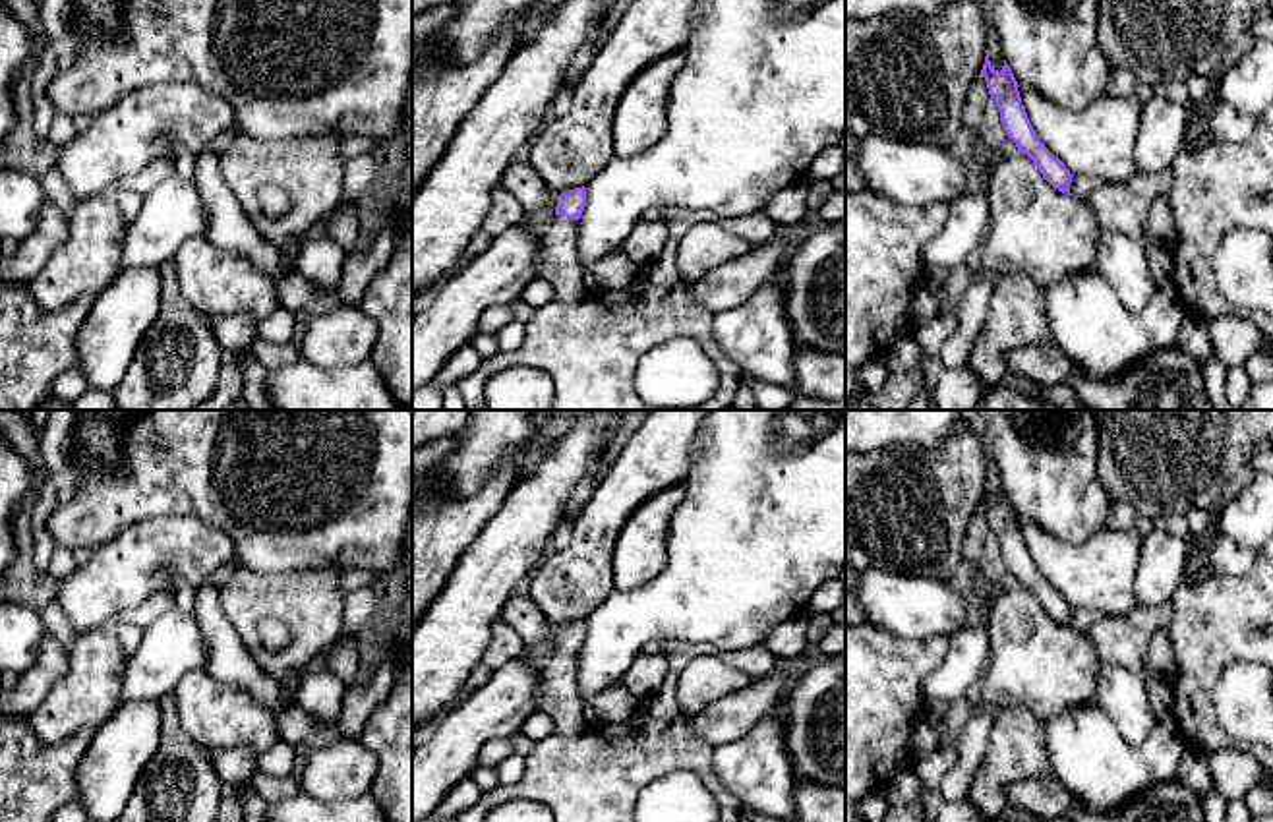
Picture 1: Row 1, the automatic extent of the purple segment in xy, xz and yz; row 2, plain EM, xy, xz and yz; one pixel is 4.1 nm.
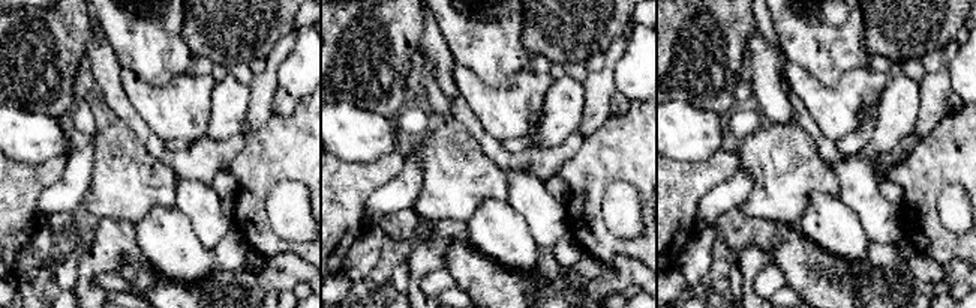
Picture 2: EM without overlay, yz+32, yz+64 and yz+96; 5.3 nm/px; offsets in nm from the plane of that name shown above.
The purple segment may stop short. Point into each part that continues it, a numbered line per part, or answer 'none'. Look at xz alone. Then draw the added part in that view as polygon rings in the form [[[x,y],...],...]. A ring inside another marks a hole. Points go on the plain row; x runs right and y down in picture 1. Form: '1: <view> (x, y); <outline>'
1: xz (558, 697); [[[555,650],[540,669],[542,683],[536,712],[548,714],[561,735],[580,735],[586,729],[584,702],[577,689],[577,654]]]

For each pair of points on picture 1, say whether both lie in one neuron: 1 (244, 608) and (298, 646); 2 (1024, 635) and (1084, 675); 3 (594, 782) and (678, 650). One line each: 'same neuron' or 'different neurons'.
1: same neuron
2: same neuron
3: same neuron

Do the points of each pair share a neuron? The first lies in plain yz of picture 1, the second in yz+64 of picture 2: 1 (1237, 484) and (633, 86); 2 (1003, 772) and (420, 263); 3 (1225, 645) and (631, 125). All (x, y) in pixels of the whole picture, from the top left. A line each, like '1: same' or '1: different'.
1: different
2: same
3: same

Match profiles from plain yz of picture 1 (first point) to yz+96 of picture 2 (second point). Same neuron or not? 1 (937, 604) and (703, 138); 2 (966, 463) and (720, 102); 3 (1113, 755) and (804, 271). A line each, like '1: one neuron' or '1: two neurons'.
1: one neuron
2: one neuron
3: two neurons

